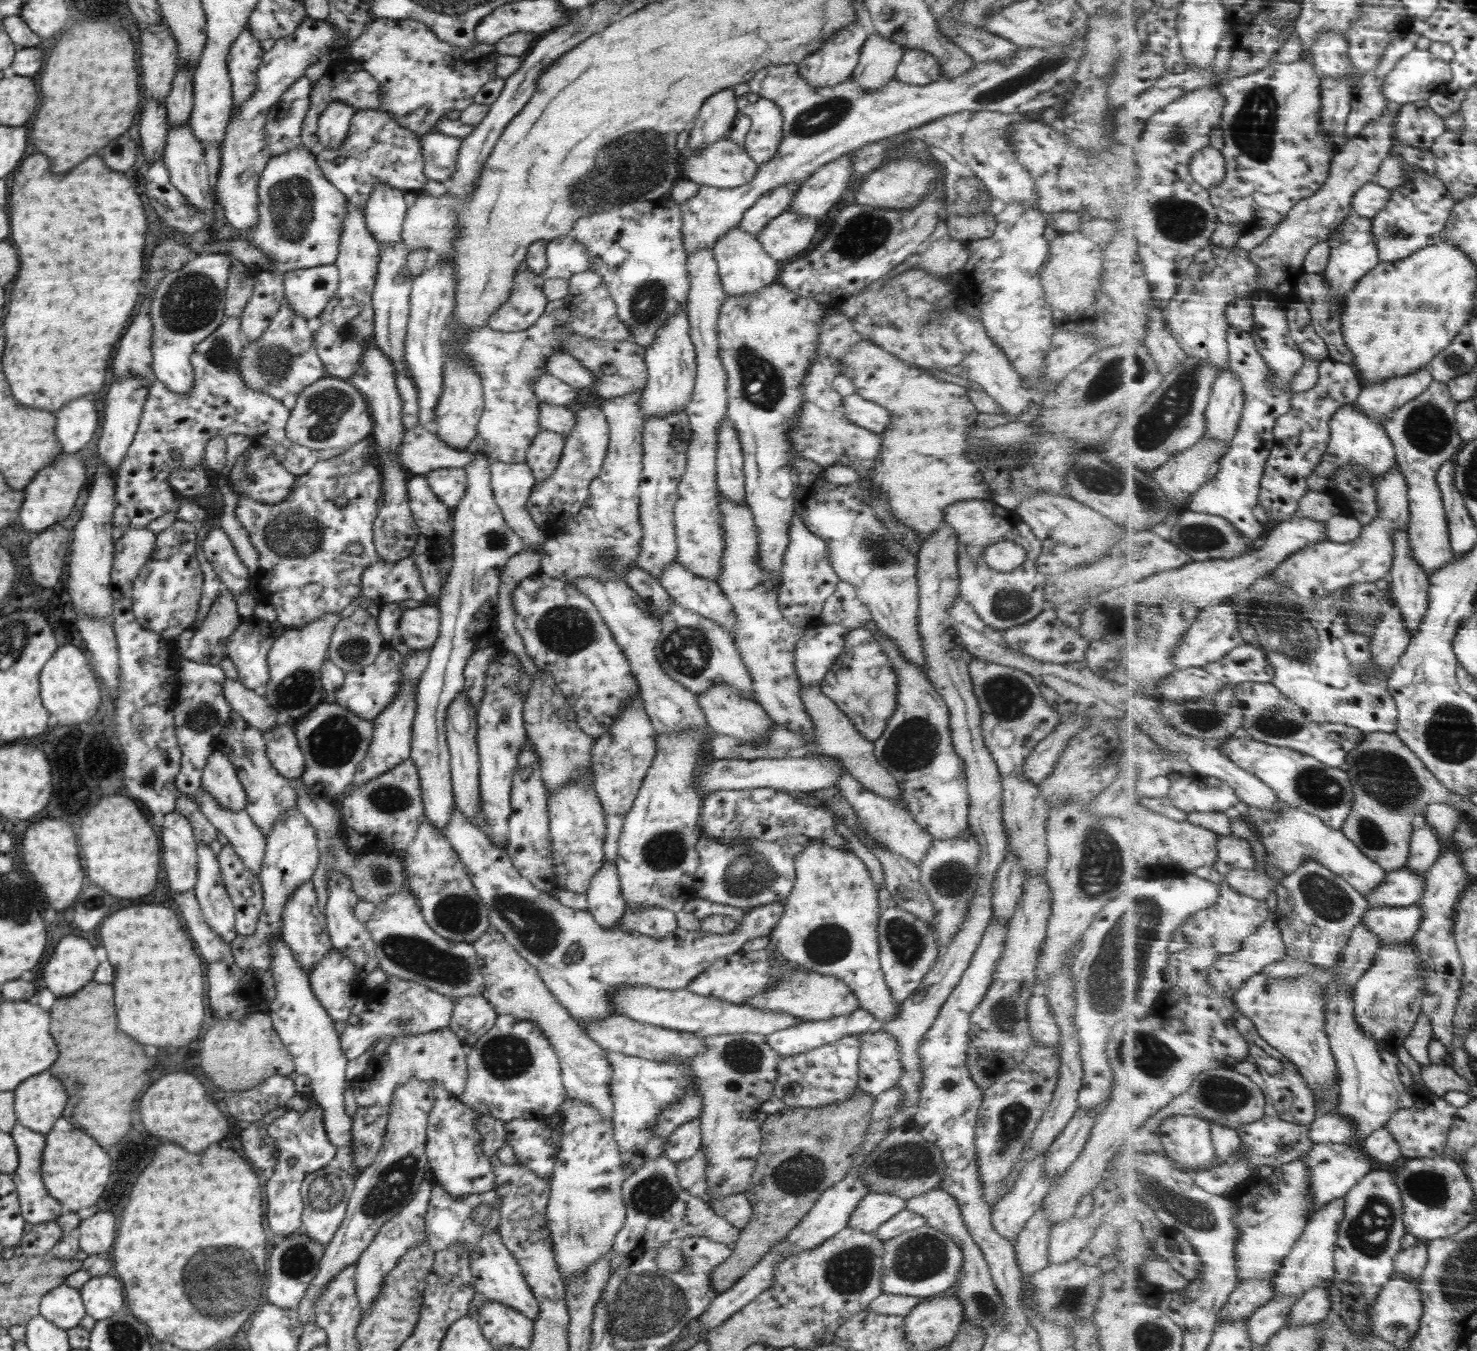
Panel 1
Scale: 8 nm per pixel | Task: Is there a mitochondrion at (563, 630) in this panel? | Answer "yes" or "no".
yes

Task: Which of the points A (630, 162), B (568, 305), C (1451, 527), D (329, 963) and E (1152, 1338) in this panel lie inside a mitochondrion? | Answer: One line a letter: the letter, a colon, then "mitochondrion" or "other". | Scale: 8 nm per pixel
A: mitochondrion
B: other
C: other
D: other
E: mitochondrion

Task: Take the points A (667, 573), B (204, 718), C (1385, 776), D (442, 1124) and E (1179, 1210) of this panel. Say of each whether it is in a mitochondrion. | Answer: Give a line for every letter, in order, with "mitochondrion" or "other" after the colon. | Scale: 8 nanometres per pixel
A: other
B: mitochondrion
C: mitochondrion
D: other
E: mitochondrion

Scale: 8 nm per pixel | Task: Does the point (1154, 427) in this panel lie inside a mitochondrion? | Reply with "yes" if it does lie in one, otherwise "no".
yes

